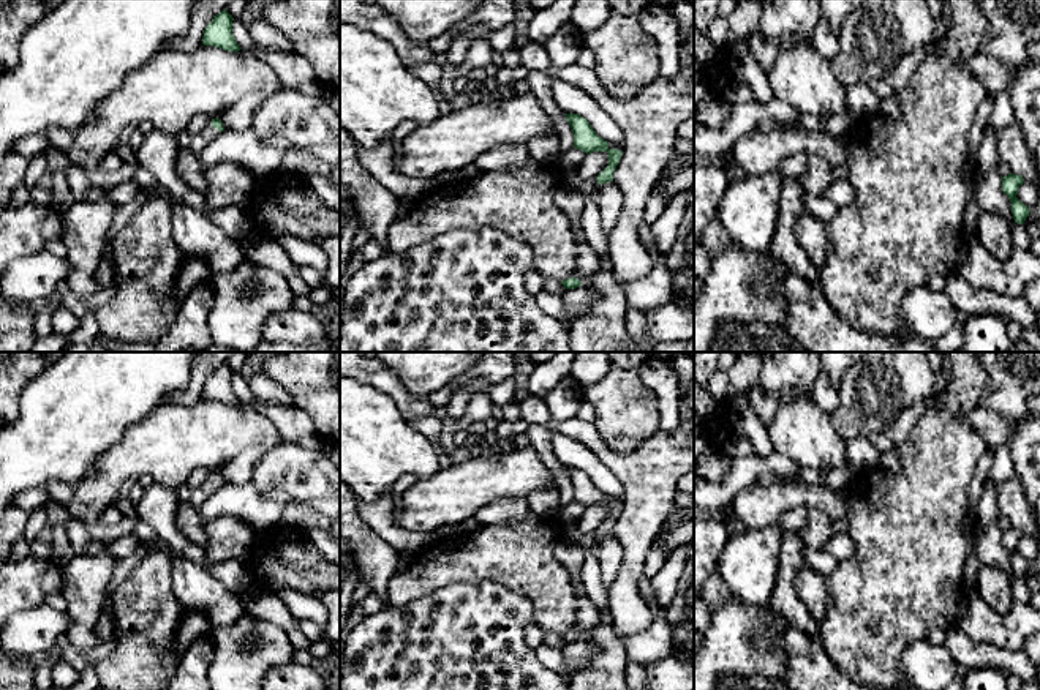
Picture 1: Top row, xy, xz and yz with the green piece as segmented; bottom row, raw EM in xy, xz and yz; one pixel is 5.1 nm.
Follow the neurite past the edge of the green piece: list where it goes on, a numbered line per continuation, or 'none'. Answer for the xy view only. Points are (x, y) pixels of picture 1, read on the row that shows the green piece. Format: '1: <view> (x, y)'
1: xy (199, 141)

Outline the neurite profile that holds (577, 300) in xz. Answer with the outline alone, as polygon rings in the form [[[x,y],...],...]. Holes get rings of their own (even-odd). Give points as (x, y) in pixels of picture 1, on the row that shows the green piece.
[[[578,286],[575,289],[567,289],[561,297],[566,305],[567,314],[578,316],[594,303],[596,292],[590,287]]]

